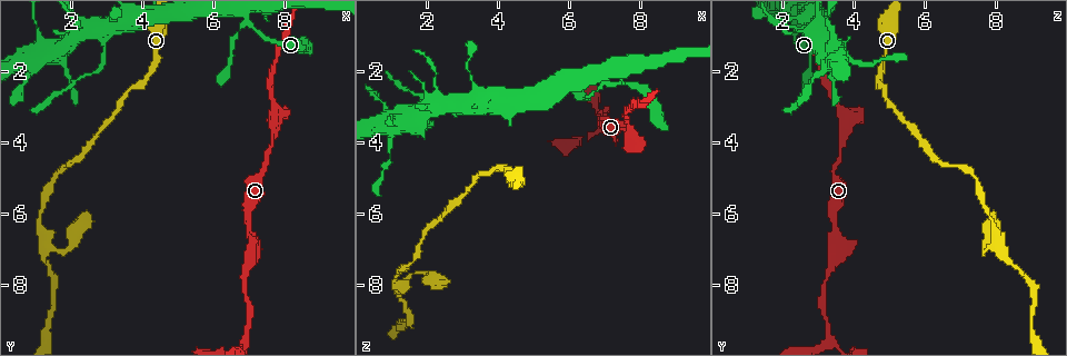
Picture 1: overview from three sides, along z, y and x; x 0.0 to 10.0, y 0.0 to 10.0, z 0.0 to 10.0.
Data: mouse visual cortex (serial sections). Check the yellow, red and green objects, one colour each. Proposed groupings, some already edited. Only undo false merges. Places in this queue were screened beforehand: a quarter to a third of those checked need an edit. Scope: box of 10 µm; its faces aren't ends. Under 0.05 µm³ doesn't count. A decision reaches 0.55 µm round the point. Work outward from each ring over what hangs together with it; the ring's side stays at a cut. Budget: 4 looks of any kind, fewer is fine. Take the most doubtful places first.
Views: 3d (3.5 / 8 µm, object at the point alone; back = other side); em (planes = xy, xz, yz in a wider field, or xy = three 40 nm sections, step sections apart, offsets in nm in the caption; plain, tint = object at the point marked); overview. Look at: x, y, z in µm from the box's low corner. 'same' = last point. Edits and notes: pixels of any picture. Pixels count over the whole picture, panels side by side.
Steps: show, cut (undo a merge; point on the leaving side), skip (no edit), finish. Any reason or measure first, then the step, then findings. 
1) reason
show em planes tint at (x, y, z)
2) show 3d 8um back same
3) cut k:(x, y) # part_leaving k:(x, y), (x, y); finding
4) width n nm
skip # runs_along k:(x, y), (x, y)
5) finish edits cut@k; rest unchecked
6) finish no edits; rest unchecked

small branch off a trunk
show 3d 3.5um back at (2.85, 1.10, 3.00)

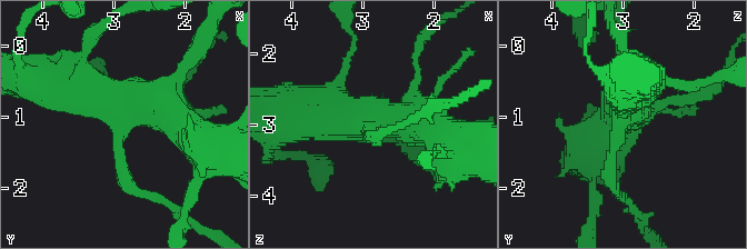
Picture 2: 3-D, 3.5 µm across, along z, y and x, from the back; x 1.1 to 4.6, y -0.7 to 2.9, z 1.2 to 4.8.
arms 4; arm_widths 200, 200, 500, 600 nm; now the EM
show em planes tint at (2.90, 1.10, 3.00)

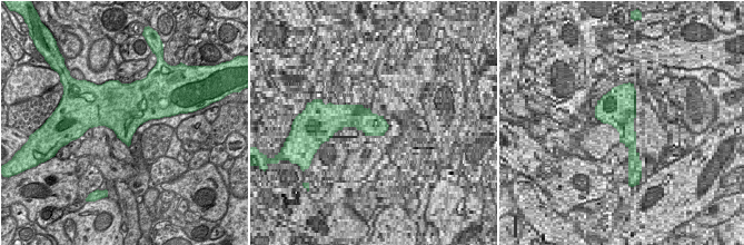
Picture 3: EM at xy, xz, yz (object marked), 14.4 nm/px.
cut 2:(126, 188) # part_leaving 2:(613, 153), (613, 188), (640, 218); two cells meet here

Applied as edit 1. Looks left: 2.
thick turns thin
show 3d 8um at (7.05, 6.55, 3.45)

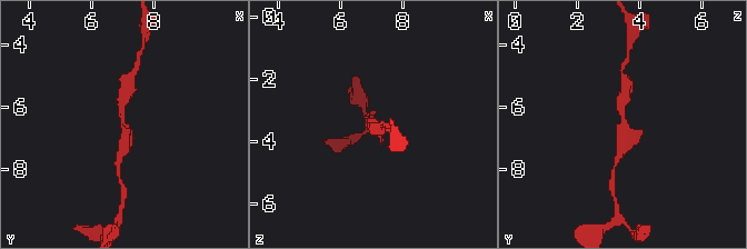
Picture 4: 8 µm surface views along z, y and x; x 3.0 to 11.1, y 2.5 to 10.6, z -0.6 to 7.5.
need the tissue
show em planes tint same

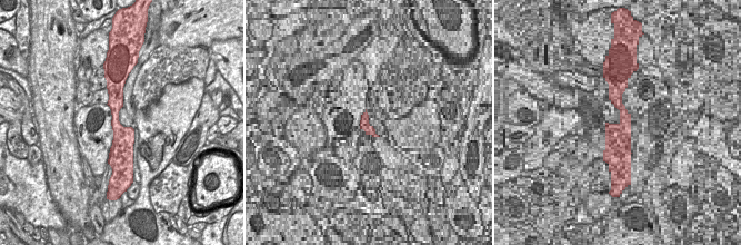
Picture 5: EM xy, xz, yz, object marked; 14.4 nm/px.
skip # continuous, no second cell

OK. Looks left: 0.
finish edits cut@2; rest unchecked

